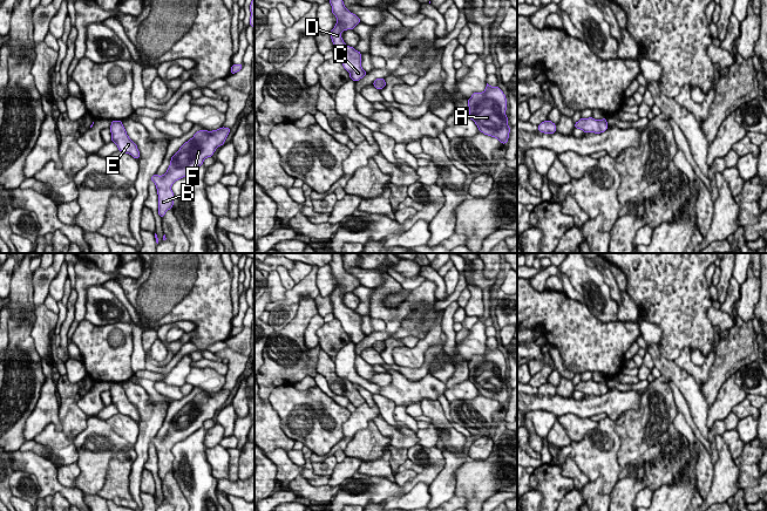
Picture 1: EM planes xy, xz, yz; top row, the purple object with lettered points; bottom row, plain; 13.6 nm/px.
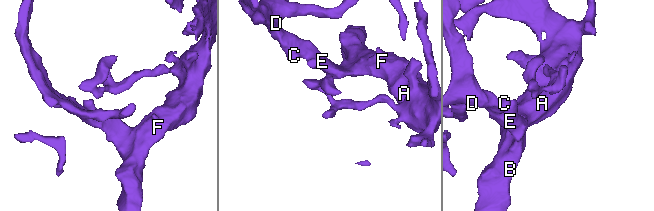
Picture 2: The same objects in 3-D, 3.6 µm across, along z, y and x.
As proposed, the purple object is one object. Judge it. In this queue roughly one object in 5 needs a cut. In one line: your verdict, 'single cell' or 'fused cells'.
single cell

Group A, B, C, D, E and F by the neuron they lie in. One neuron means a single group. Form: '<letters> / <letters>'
A B C D E F

